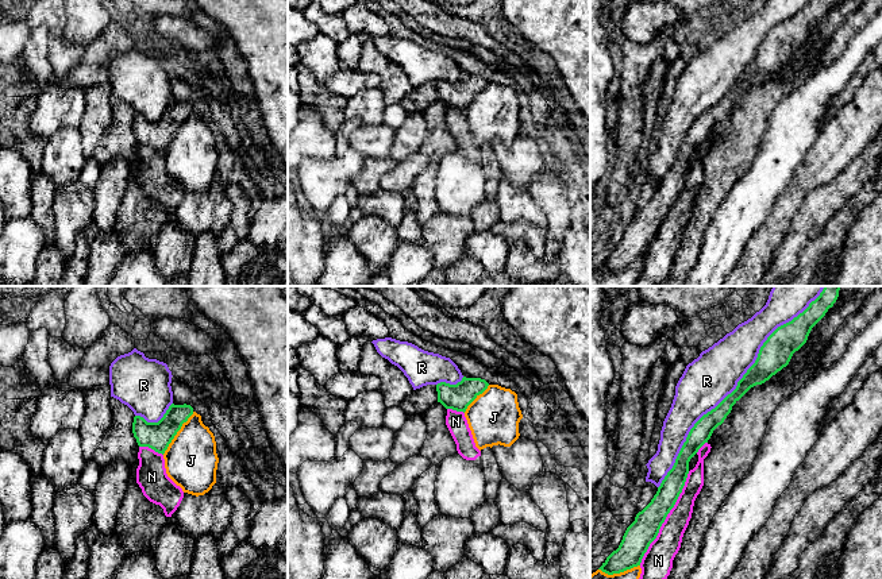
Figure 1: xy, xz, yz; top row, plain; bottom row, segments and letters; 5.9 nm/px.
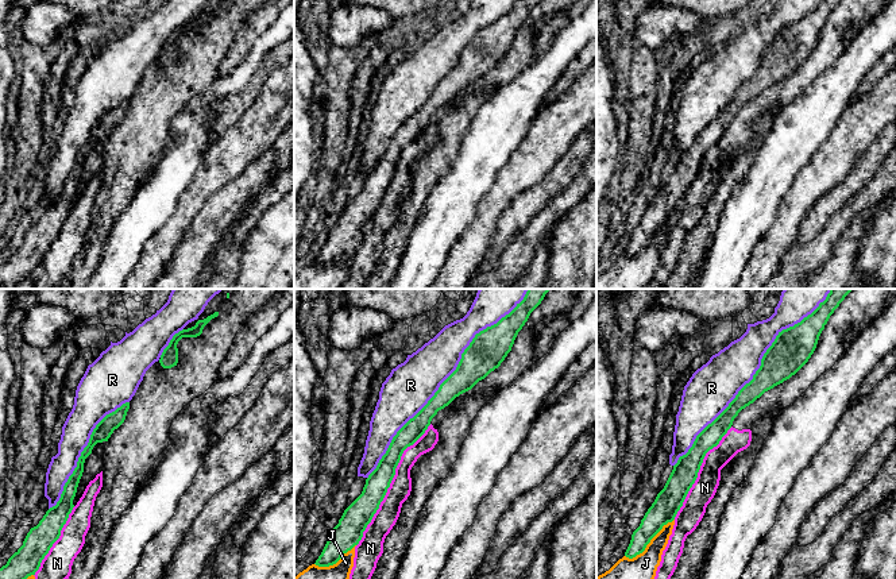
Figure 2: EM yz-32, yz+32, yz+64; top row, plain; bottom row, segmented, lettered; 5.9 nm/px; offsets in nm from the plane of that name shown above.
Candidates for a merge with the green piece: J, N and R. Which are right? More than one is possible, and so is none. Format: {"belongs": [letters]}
{"belongs": []}

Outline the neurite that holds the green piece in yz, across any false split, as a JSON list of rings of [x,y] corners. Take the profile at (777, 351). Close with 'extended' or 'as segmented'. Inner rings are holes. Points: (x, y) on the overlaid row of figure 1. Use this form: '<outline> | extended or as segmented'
[[[824,286],[820,296],[792,321],[778,327],[763,343],[755,363],[715,409],[690,429],[673,468],[667,472],[651,502],[636,514],[623,540],[598,568],[608,575],[640,566],[650,544],[674,507],[689,474],[689,462],[724,422],[732,406],[754,386],[762,385],[786,367],[796,351],[808,340],[812,328],[825,316],[839,297],[840,286]]] | as segmented

